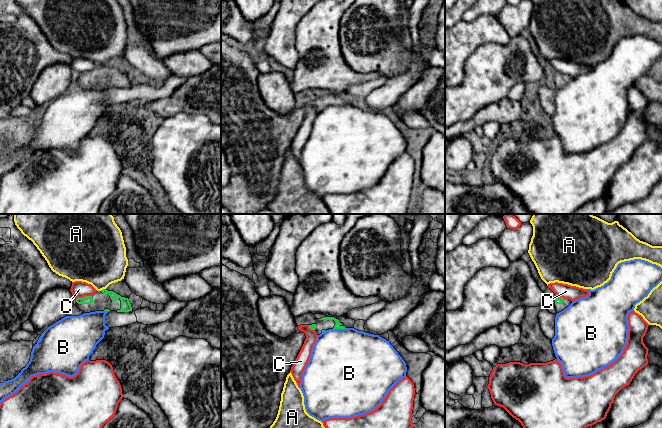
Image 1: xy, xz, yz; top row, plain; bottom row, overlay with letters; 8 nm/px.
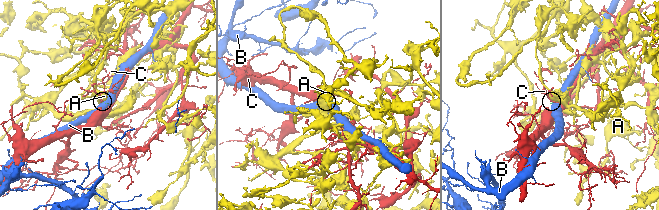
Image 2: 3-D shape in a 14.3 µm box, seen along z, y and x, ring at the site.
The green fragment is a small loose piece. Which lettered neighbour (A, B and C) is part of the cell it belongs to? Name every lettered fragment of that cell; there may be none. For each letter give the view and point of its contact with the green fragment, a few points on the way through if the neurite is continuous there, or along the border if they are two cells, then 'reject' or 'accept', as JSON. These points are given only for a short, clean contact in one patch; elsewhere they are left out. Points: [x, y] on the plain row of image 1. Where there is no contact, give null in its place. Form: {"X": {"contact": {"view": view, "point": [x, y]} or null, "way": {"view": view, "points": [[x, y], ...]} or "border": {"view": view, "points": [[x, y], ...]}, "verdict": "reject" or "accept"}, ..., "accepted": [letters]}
{"A": {"contact": {"view": "xy", "point": [103, 65]}, "border": {"view": "xy", "points": [[105, 64], [100, 66]]}, "verdict": "reject"}, "B": {"contact": {"view": "xz", "point": [339, 104]}, "border": {"view": "xz", "points": [[345, 104], [333, 105]]}, "verdict": "reject"}, "C": {"contact": {"view": "xy", "point": [83, 73]}, "border": {"view": "xy", "points": [[91, 71], [85, 71], [76, 75]]}, "verdict": "reject"}, "accepted": []}

